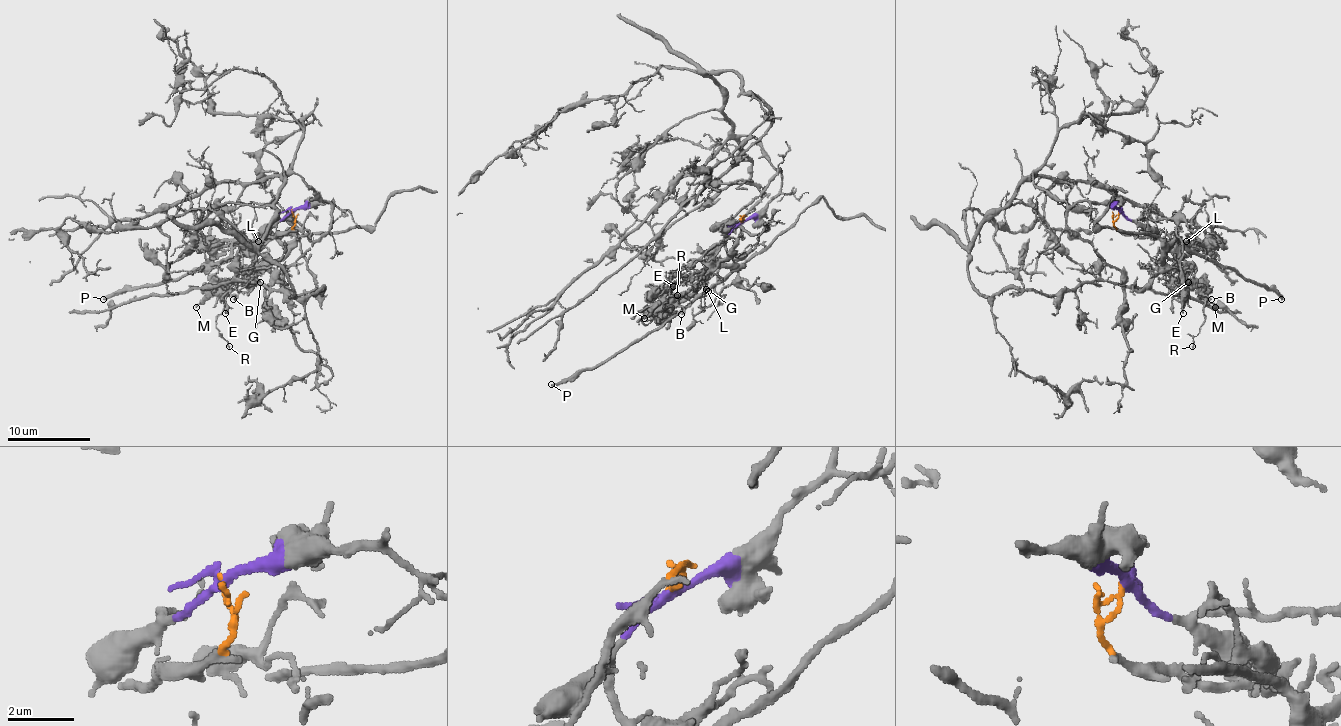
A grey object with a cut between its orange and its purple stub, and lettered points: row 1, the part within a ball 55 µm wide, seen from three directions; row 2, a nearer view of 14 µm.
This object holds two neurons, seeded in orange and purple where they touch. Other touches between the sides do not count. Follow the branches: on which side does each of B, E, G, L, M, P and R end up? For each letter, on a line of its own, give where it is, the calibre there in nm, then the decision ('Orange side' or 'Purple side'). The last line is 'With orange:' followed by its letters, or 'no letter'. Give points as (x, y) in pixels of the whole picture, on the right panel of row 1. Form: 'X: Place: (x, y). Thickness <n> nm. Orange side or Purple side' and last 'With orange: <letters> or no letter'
B: Place: (1211, 299). Thickness 180 nm. Orange side
E: Place: (1183, 313). Thickness 160 nm. Orange side
G: Place: (1188, 282). Thickness 130 nm. Orange side
L: Place: (1186, 241). Thickness 170 nm. Orange side
M: Place: (1215, 307). Thickness 160 nm. Orange side
P: Place: (1281, 299). Thickness 300 nm. Orange side
R: Place: (1192, 346). Thickness 140 nm. Orange side
With orange: B, E, G, L, M, P, R

